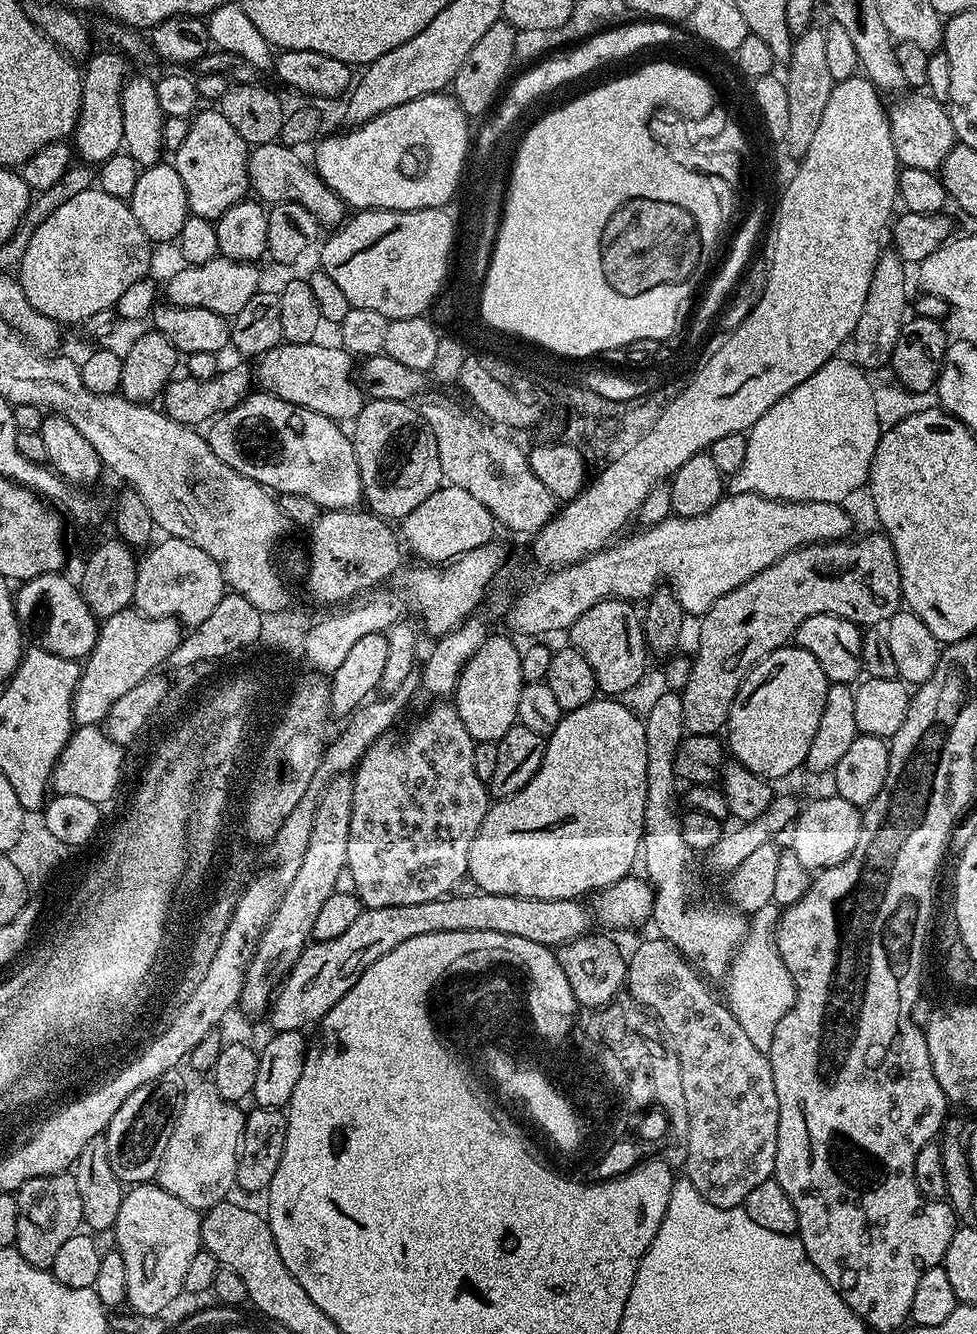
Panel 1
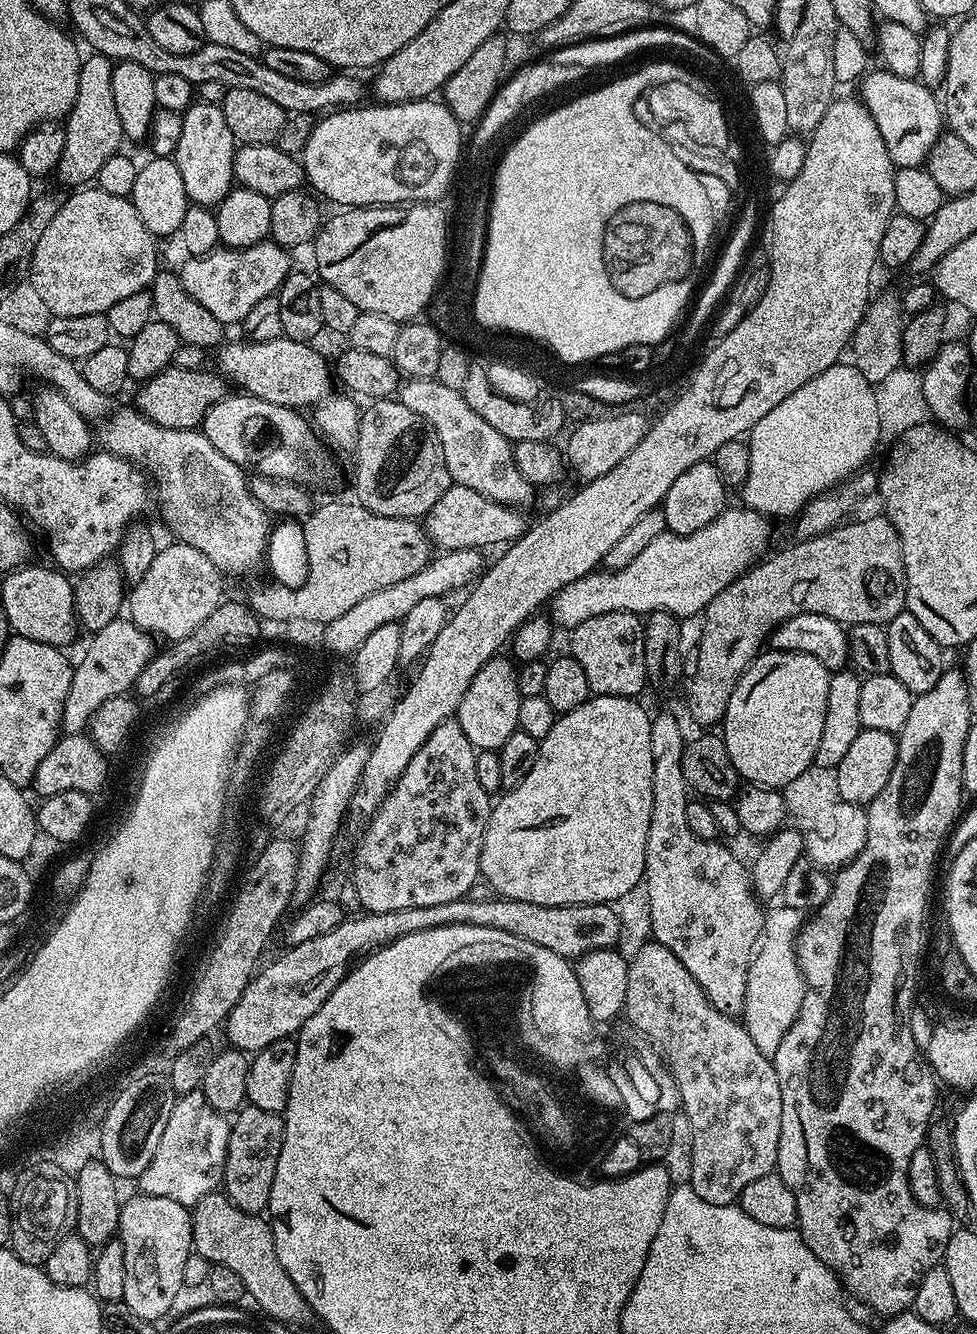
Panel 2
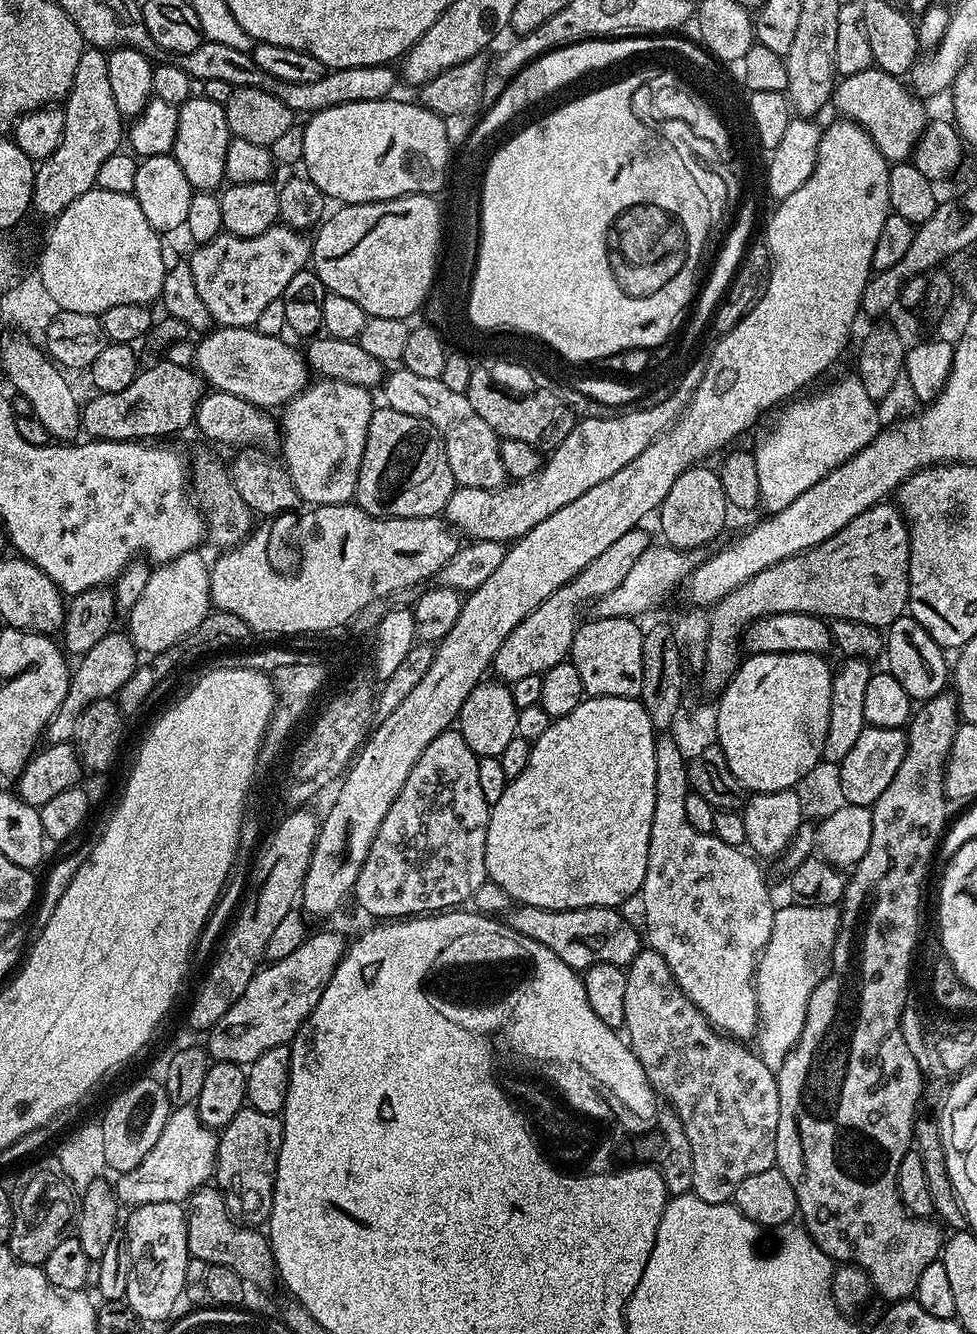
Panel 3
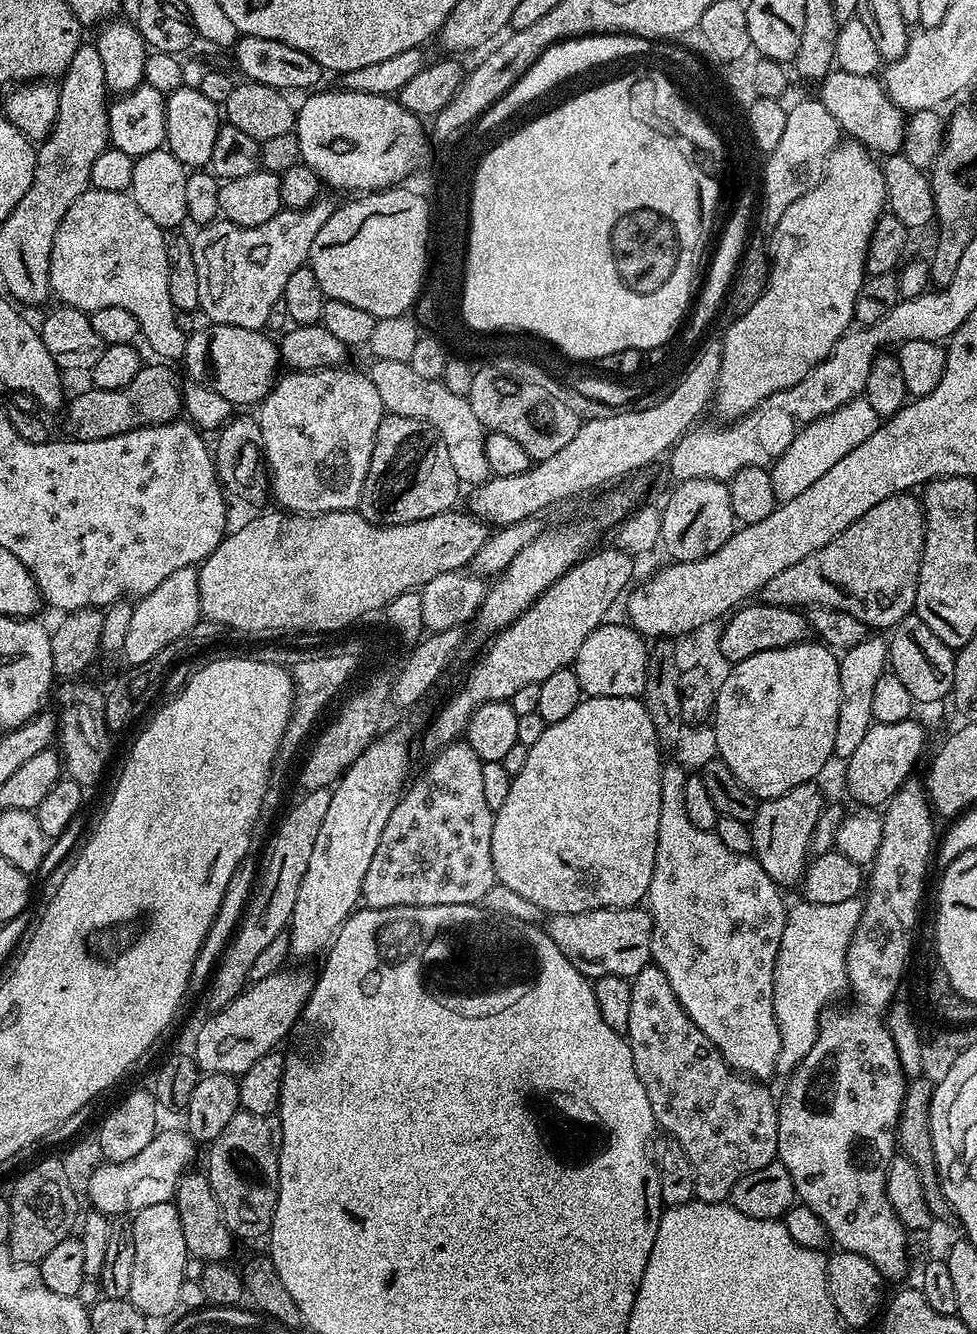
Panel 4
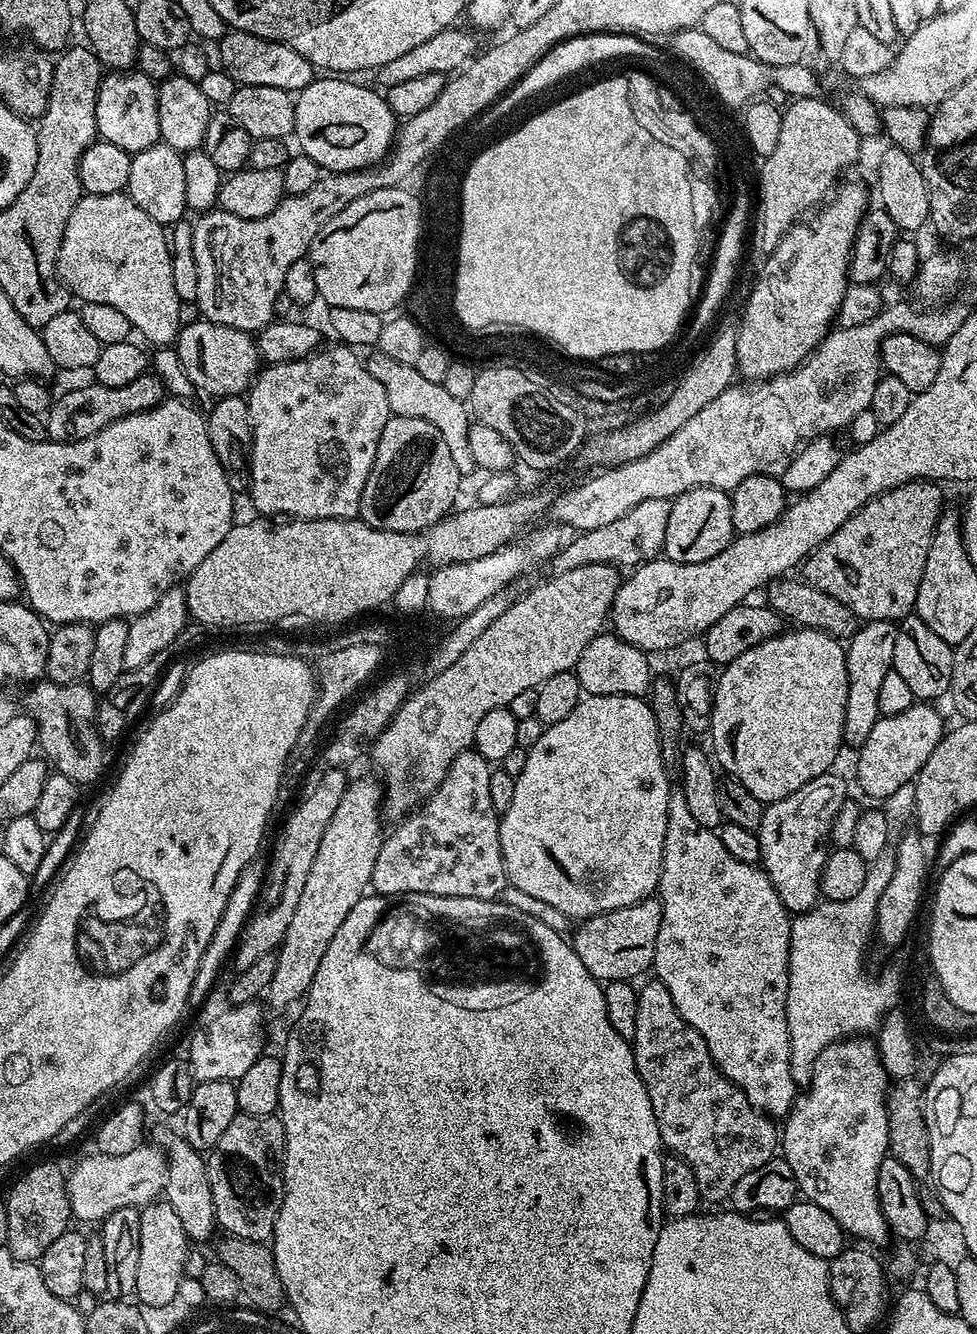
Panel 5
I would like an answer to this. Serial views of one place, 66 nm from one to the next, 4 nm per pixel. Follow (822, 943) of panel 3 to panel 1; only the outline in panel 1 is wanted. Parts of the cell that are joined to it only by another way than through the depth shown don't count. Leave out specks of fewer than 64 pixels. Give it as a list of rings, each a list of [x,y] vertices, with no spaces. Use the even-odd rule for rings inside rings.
[[[773,903],[751,913],[748,934],[723,981],[728,1009],[734,1018],[738,1018],[738,1026],[746,1030],[750,1042],[765,1054],[770,1050],[770,1042],[774,1042],[774,1030],[778,1022],[782,1022],[782,1014],[789,1012],[796,1001],[796,987],[790,978],[790,970],[786,970],[776,945],[776,923],[780,921],[780,913],[781,909]]]

